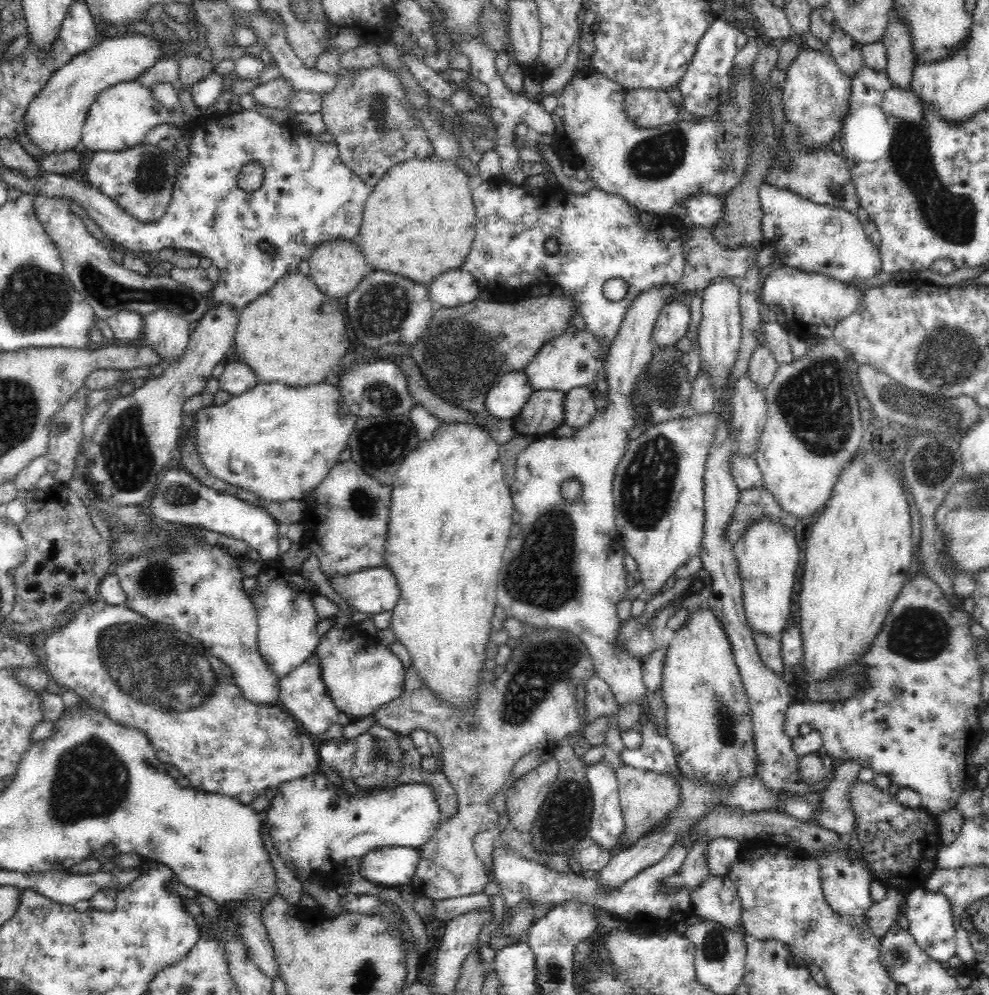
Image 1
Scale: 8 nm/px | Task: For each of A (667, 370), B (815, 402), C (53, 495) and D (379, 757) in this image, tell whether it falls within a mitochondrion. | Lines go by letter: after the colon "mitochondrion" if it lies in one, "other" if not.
A: mitochondrion
B: mitochondrion
C: other
D: mitochondrion

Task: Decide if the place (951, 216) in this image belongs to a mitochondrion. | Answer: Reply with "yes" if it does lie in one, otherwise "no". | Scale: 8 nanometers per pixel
yes

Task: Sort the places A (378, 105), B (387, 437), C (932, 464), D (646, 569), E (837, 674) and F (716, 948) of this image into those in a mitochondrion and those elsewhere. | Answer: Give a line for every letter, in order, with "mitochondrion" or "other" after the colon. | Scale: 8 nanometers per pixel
A: mitochondrion
B: mitochondrion
C: mitochondrion
D: other
E: other
F: mitochondrion

